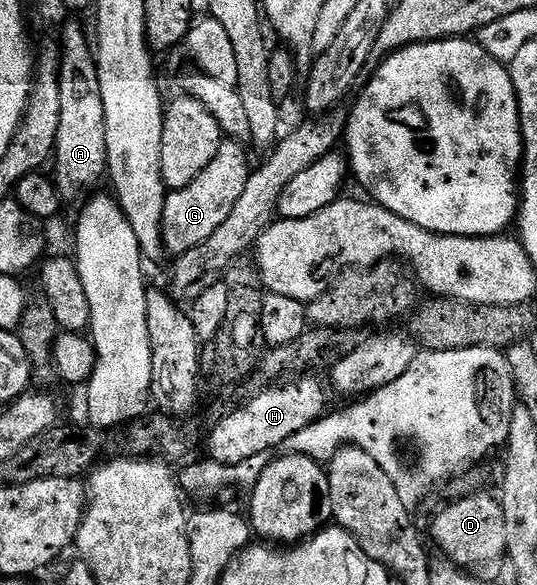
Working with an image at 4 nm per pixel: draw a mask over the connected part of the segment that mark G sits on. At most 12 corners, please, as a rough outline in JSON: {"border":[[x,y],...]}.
{"border":[[224,141],[193,184],[168,193],[163,245],[178,256],[225,224],[247,183]]}

